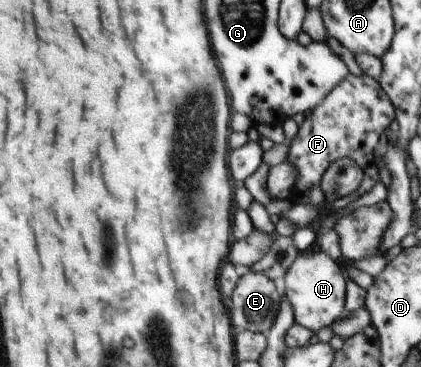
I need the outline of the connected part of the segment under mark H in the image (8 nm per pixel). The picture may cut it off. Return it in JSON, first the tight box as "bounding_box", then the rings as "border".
{"bounding_box":[283,252,347,334],"border":[[[323,252],[298,253],[283,275],[283,280],[285,299],[291,305],[296,324],[309,329],[314,334],[322,327],[334,325],[342,317],[346,309],[347,281],[344,281],[338,265]]]}

